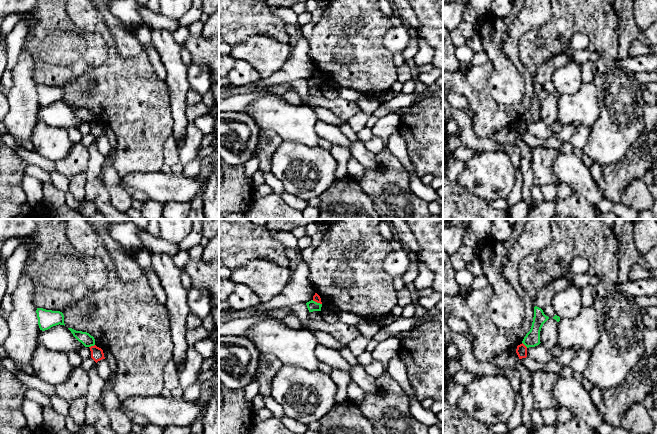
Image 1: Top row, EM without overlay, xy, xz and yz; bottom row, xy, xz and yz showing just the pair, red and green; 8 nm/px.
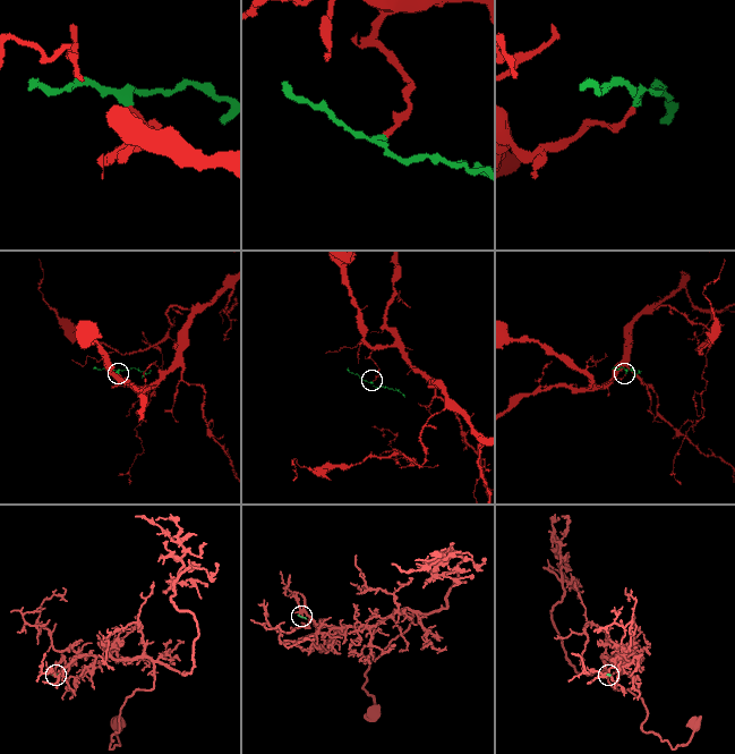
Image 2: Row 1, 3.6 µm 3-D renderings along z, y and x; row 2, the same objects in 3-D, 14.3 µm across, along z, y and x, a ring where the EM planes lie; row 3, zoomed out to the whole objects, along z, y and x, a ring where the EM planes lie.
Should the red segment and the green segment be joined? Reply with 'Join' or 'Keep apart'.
Keep apart

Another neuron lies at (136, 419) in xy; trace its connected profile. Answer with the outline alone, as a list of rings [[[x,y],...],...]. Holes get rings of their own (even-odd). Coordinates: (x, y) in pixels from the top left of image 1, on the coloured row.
[[[121,404],[121,408],[122,411],[128,416],[132,424],[136,424],[142,427],[149,425],[149,421],[146,418],[138,415],[137,413],[125,409],[122,404]]]

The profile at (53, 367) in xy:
[[[41,344],[36,346],[31,365],[38,378],[54,386],[63,383],[73,370],[66,352],[50,350]]]

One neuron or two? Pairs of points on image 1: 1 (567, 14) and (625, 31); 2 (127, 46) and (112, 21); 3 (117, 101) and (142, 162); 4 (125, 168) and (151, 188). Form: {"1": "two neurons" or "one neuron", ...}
{"1": "two neurons", "2": "one neuron", "3": "one neuron", "4": "two neurons"}

